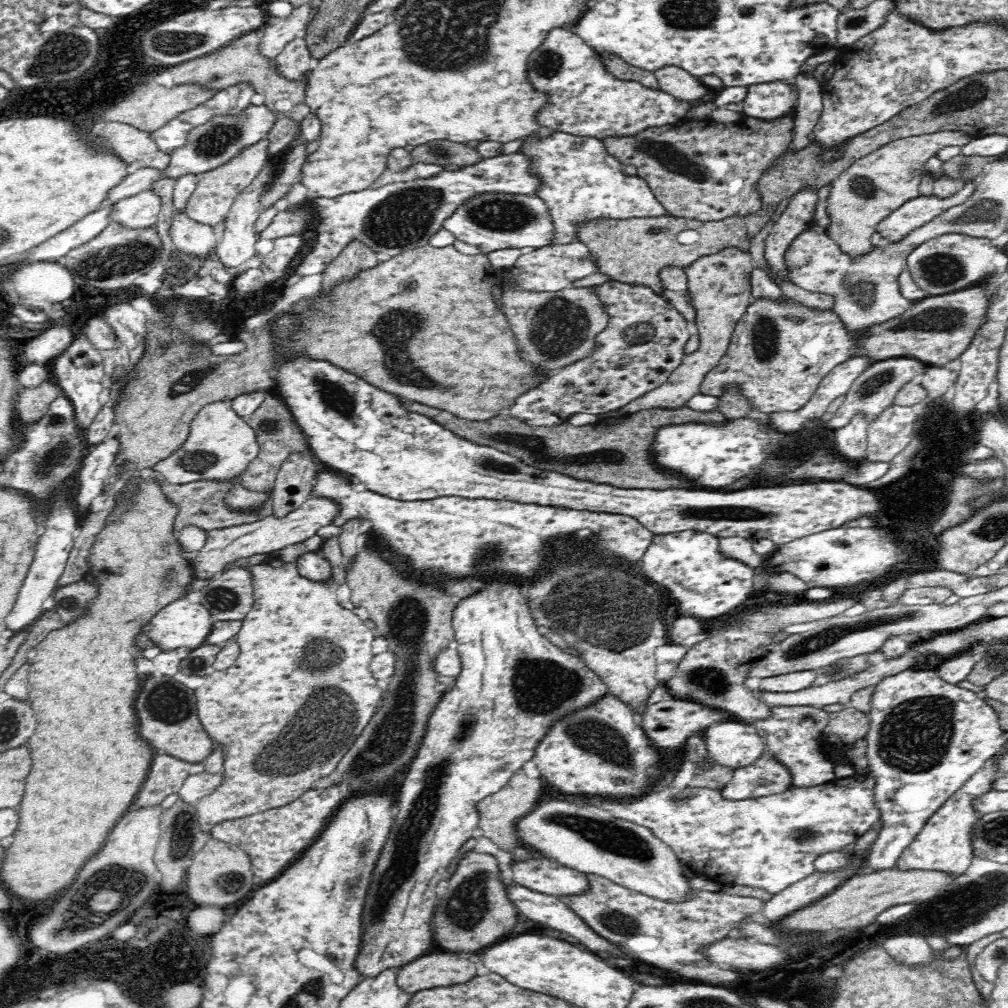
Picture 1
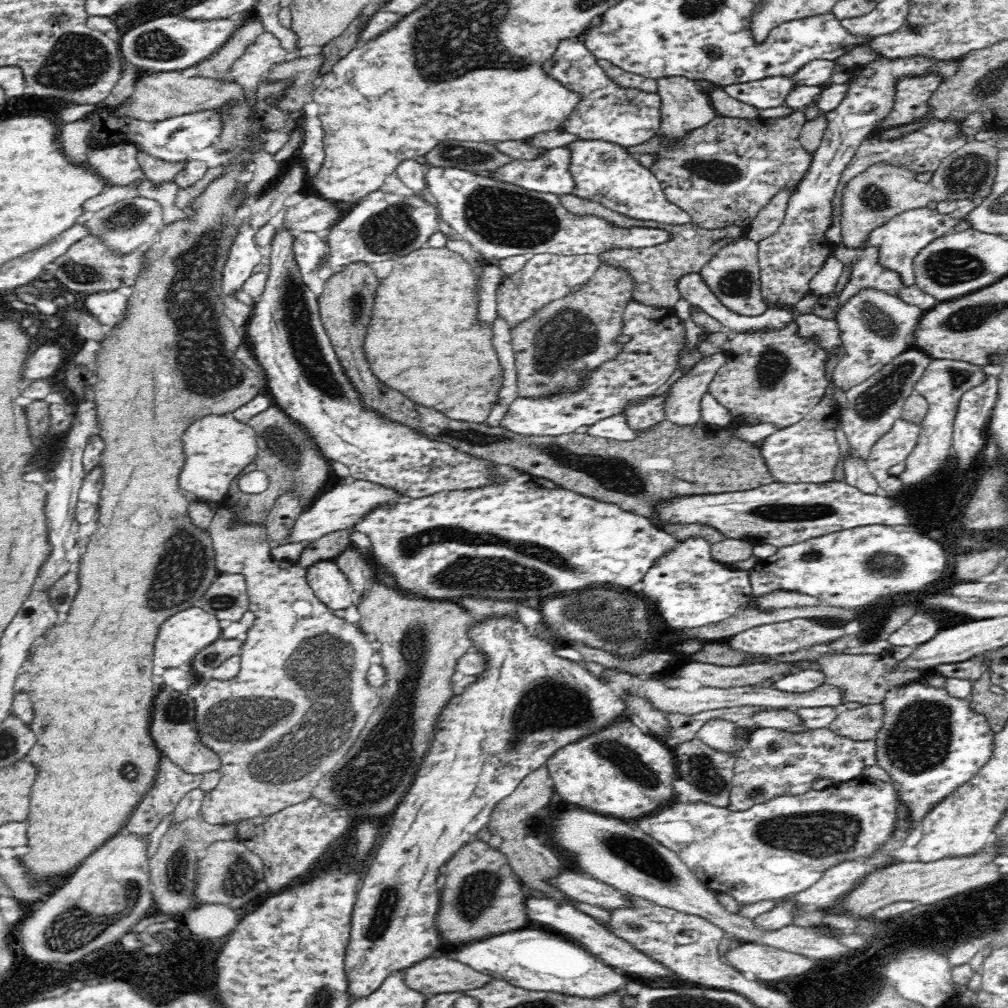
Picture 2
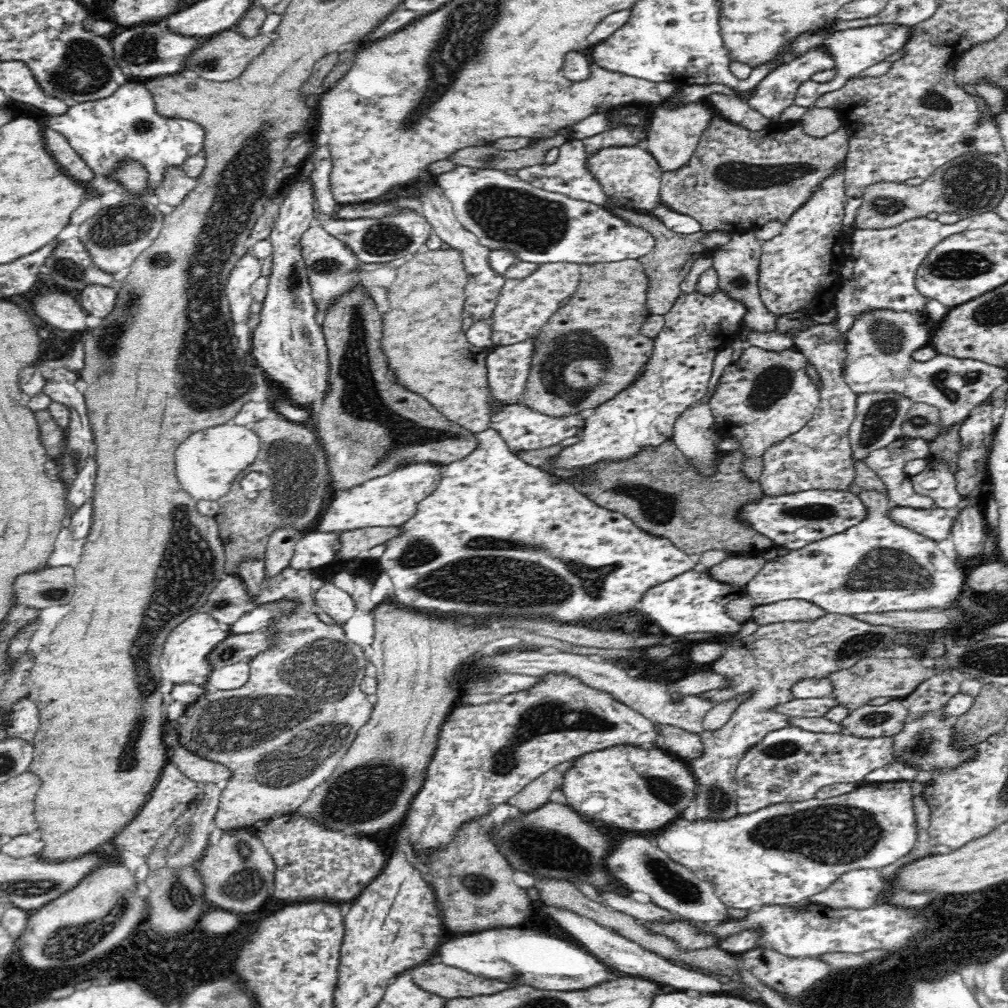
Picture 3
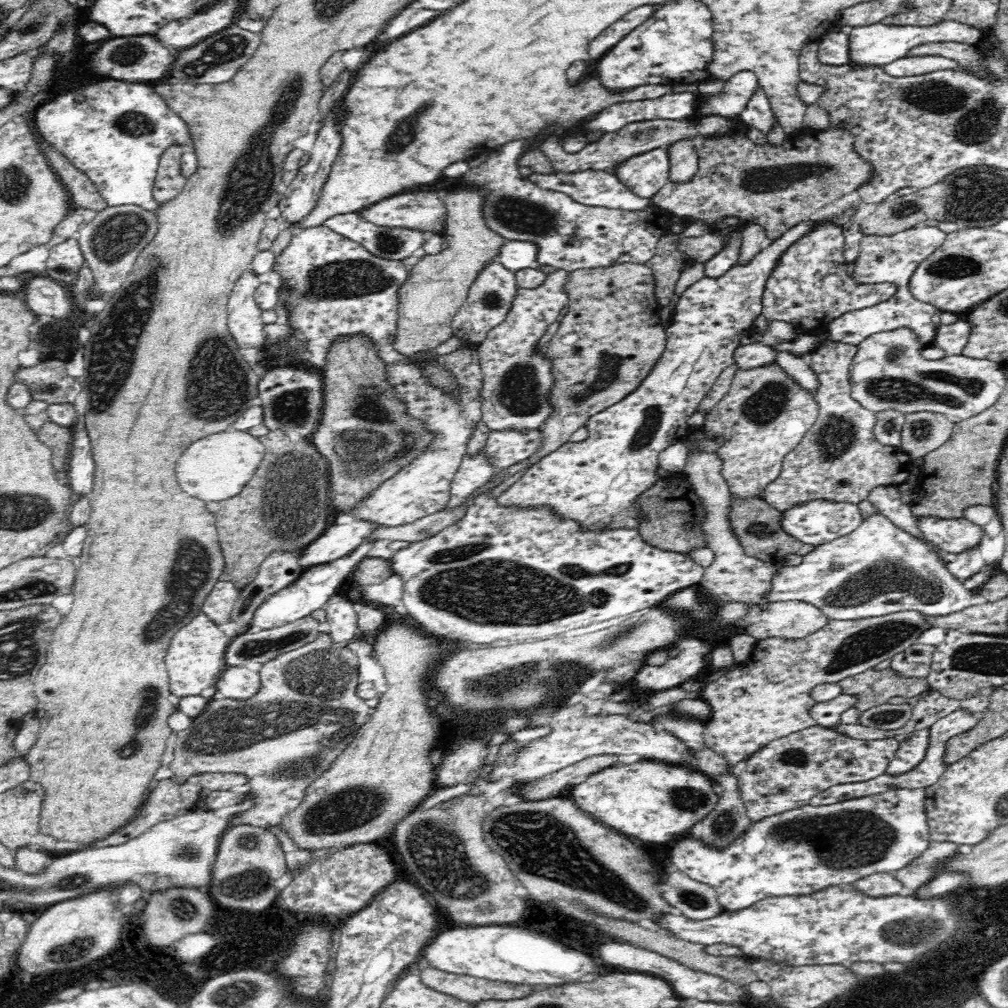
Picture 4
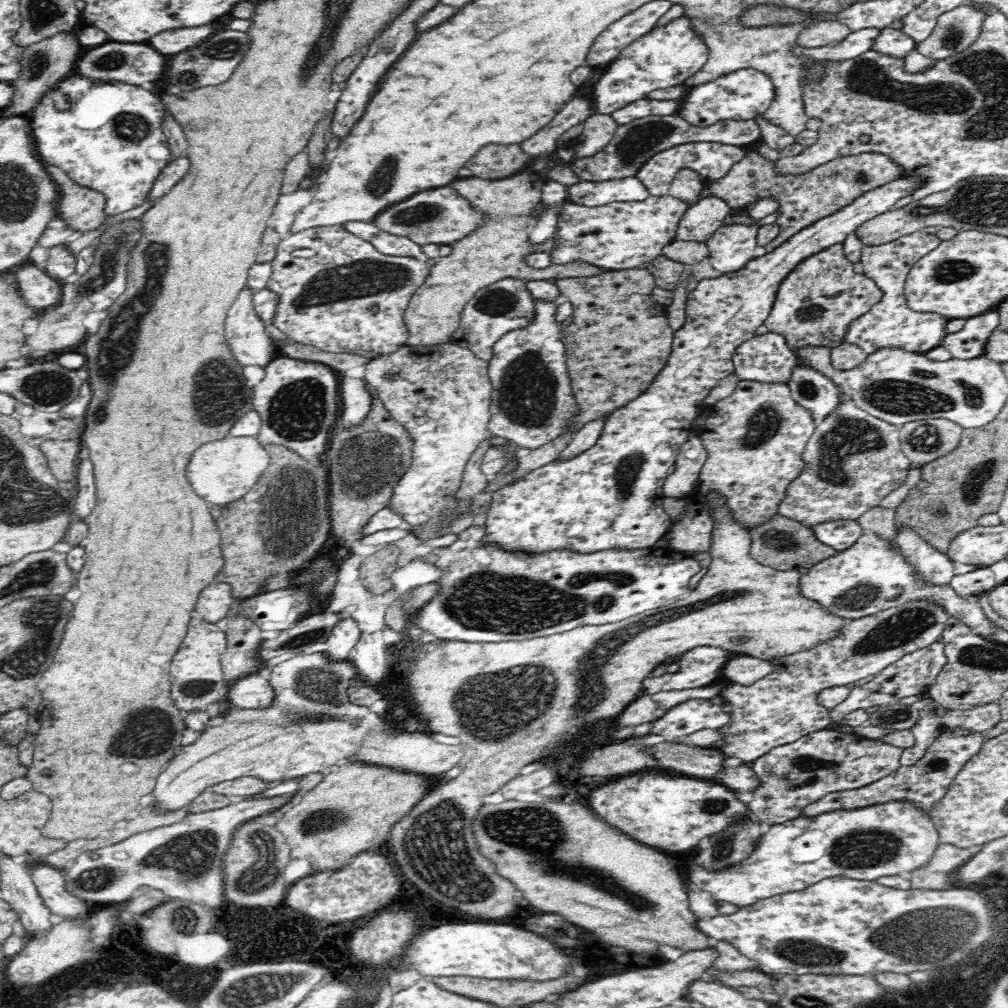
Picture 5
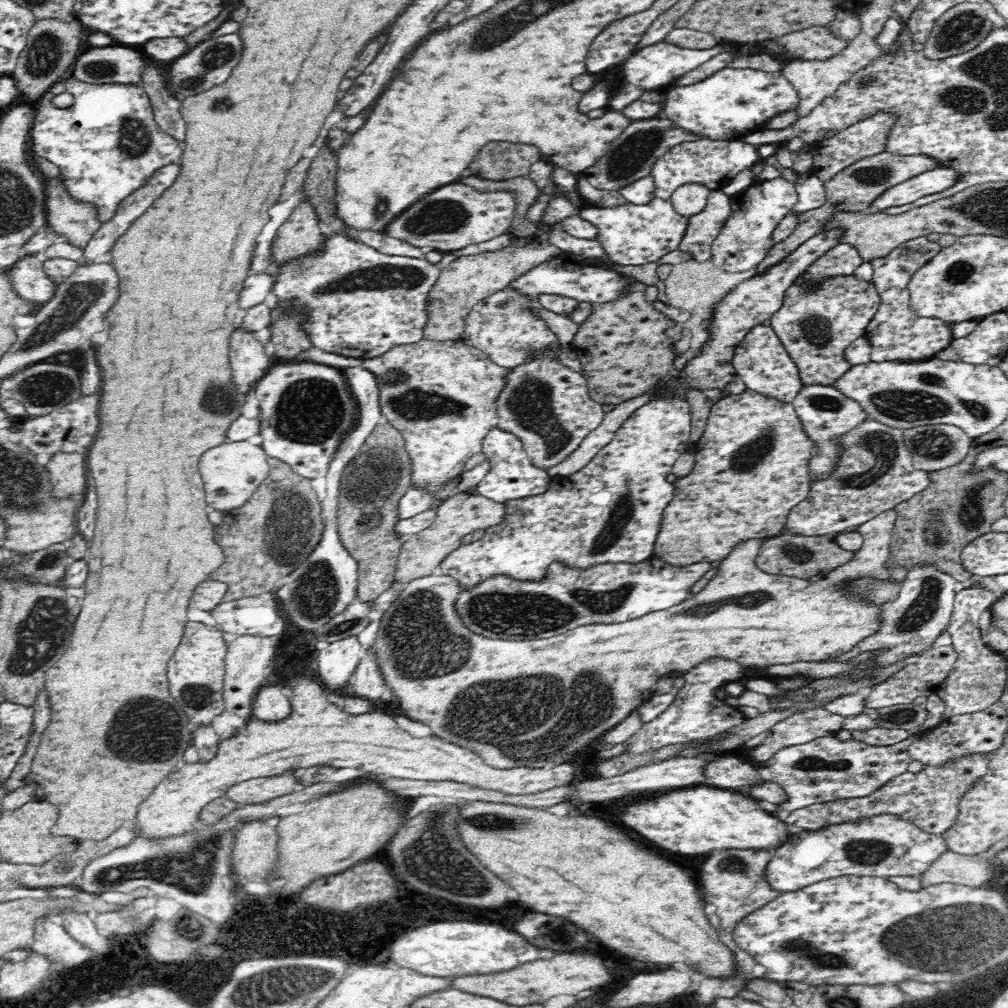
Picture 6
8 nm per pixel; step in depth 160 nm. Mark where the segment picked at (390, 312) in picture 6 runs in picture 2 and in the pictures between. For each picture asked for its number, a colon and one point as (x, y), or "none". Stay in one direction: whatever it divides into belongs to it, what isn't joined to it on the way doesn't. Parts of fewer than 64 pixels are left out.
2: (311, 250)
3: (333, 270)
4: (336, 289)
5: (336, 291)

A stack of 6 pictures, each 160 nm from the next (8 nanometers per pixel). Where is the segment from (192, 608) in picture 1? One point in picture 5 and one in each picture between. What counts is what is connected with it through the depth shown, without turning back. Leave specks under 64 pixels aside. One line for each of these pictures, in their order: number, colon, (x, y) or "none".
2: (181, 638)
3: (184, 659)
4: (196, 658)
5: (197, 681)

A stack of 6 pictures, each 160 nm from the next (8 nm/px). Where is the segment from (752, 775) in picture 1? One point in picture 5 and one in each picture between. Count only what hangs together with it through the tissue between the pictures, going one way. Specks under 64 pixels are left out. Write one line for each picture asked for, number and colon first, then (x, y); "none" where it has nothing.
2: (772, 762)
3: (790, 764)
4: (785, 774)
5: (793, 775)

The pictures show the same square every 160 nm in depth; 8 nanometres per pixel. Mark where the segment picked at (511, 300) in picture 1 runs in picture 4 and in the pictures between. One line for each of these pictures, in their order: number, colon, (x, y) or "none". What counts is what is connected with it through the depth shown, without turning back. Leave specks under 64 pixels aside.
2: (556, 350)
3: (591, 348)
4: (610, 337)

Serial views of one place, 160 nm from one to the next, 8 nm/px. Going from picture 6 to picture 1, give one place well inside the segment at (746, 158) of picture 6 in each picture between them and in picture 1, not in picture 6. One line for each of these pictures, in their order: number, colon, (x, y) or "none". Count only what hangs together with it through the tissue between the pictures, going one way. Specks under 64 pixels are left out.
1: (582, 181)
2: (604, 172)
3: (631, 175)
4: (647, 174)
5: (712, 160)

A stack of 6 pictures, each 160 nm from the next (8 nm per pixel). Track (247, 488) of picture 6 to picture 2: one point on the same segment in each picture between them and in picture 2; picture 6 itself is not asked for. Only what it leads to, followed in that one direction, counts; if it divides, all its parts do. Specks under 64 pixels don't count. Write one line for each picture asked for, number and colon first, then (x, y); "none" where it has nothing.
2: (218, 448)
3: (208, 463)
4: (217, 467)
5: (224, 470)

